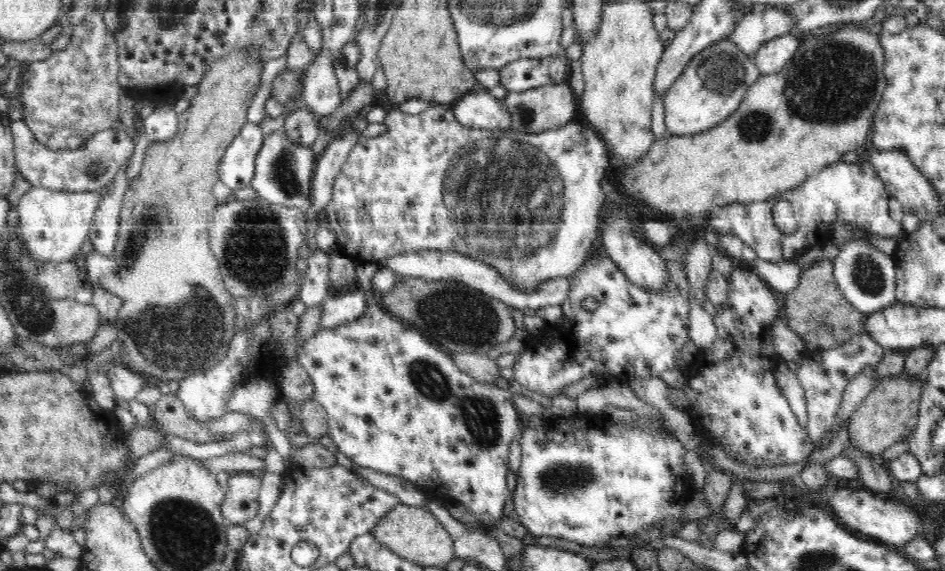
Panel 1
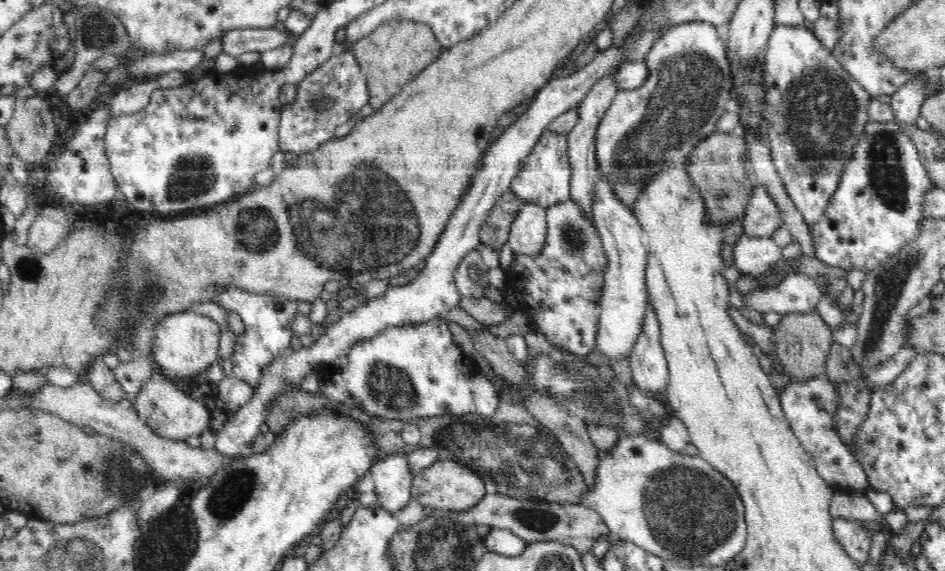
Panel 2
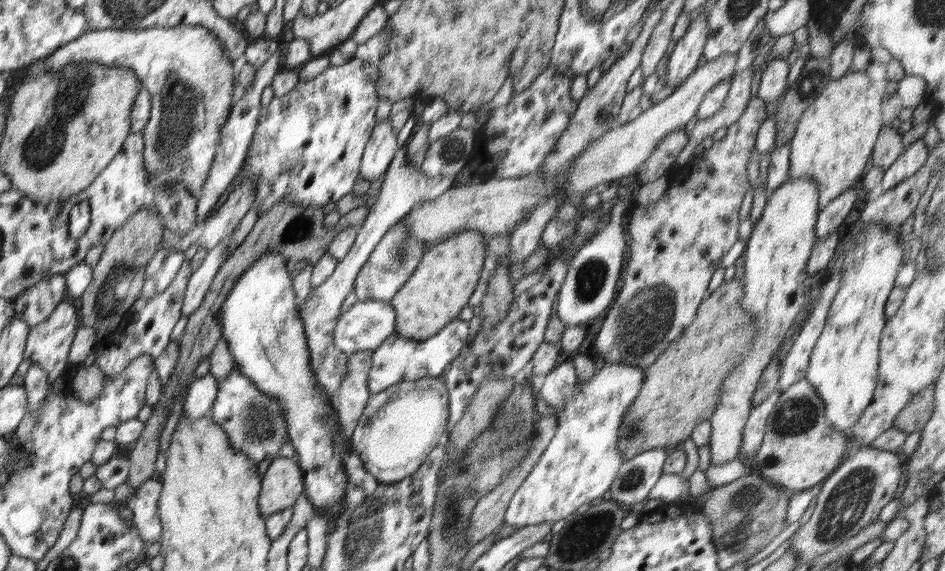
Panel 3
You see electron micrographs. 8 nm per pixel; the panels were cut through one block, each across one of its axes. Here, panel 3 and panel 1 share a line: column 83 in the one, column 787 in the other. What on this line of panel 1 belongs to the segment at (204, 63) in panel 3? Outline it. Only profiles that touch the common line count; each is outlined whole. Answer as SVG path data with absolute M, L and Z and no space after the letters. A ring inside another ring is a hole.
M784 34L766 41L755 52L755 63L763 75L780 72L800 46L800 35Z

